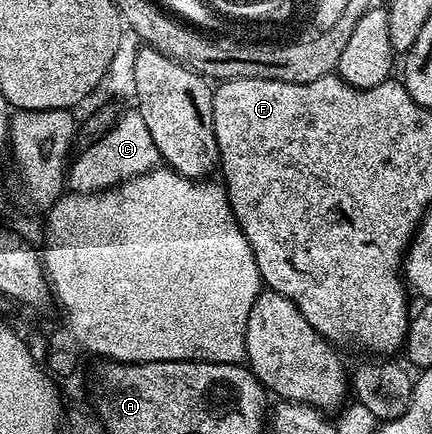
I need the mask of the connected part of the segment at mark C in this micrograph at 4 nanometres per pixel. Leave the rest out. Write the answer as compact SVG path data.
M135 107L124 110L114 127L91 147L78 152L70 162L67 171L68 186L79 193L100 192L103 189L114 187L122 181L137 177L160 164L158 148L152 142L151 131L144 122L142 113Z

